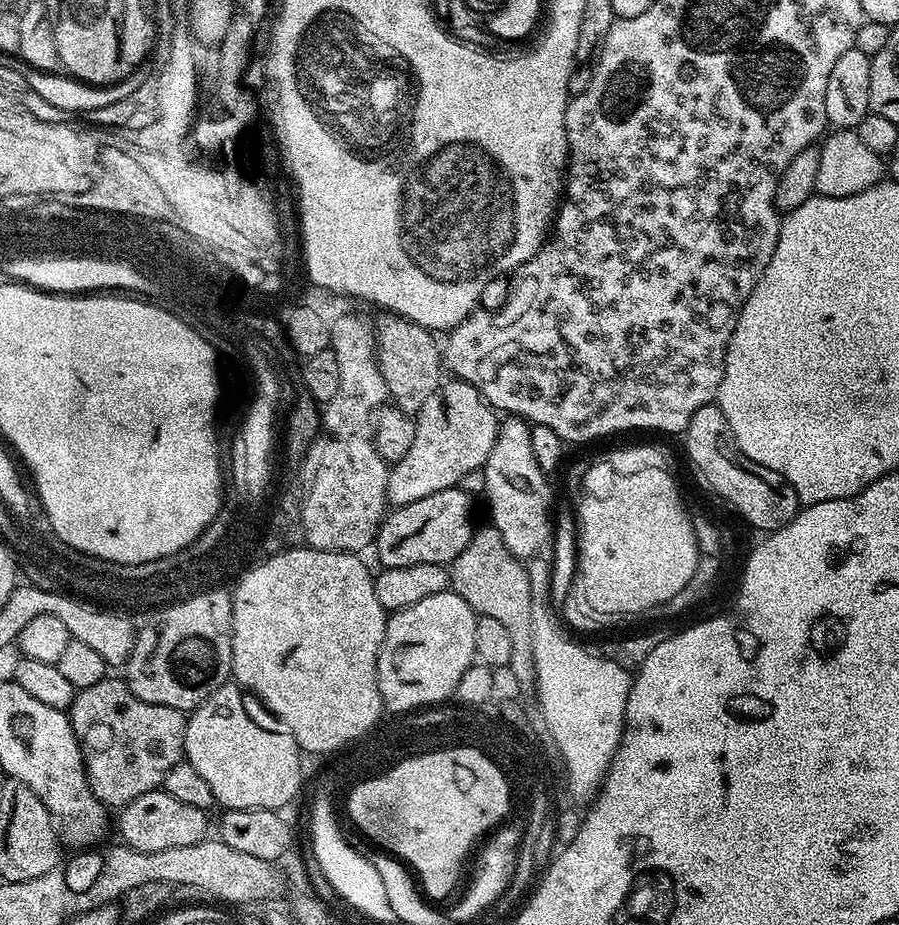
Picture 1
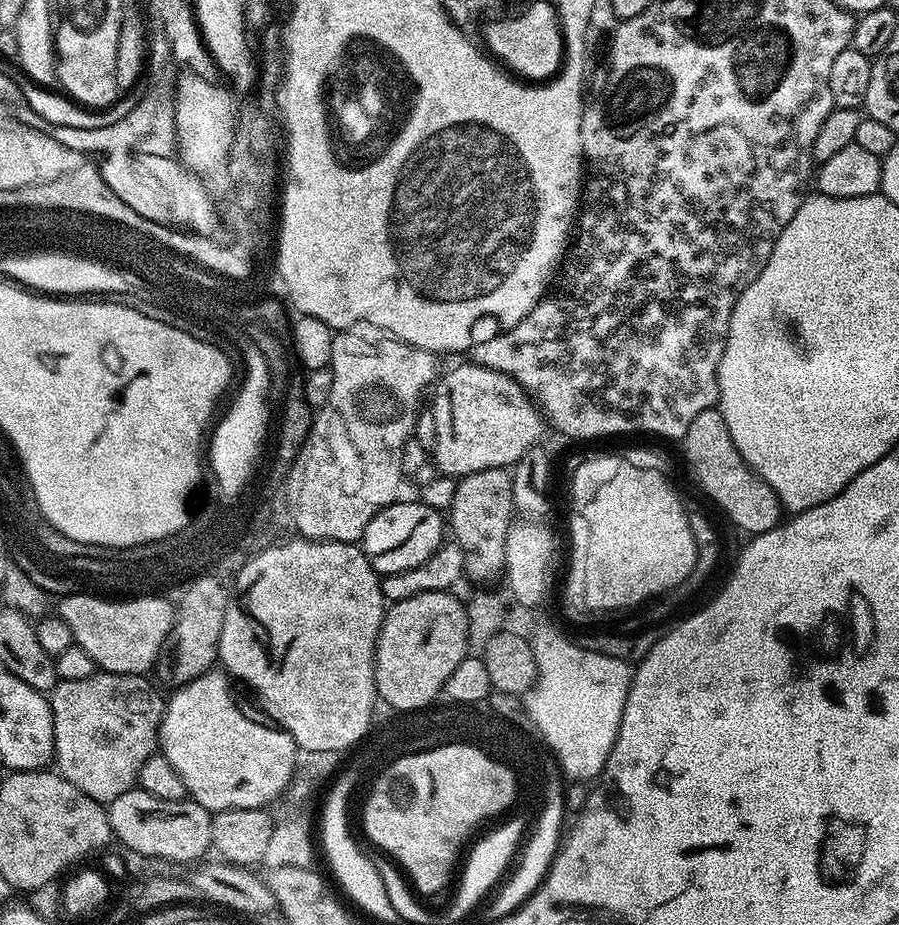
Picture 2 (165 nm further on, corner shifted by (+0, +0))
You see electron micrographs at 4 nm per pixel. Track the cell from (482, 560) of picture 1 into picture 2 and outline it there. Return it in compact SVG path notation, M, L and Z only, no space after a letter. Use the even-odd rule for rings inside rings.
M491 468L459 477L446 520L451 531L452 528L456 531L454 542L464 551L464 576L476 584L500 580L505 571L507 530L514 520L511 471L508 468Z

